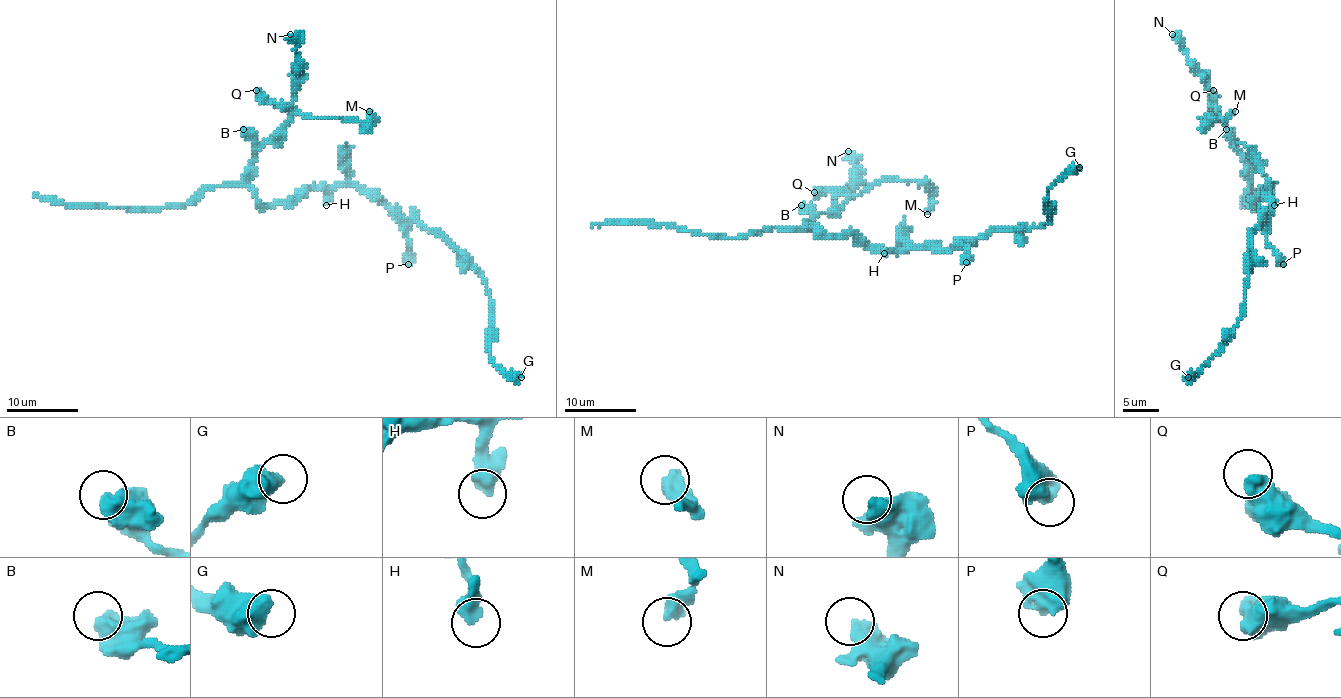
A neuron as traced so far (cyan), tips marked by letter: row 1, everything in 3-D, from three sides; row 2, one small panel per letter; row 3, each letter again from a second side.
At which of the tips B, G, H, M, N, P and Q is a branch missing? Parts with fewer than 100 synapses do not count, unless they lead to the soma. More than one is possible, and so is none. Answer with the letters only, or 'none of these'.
none of these

